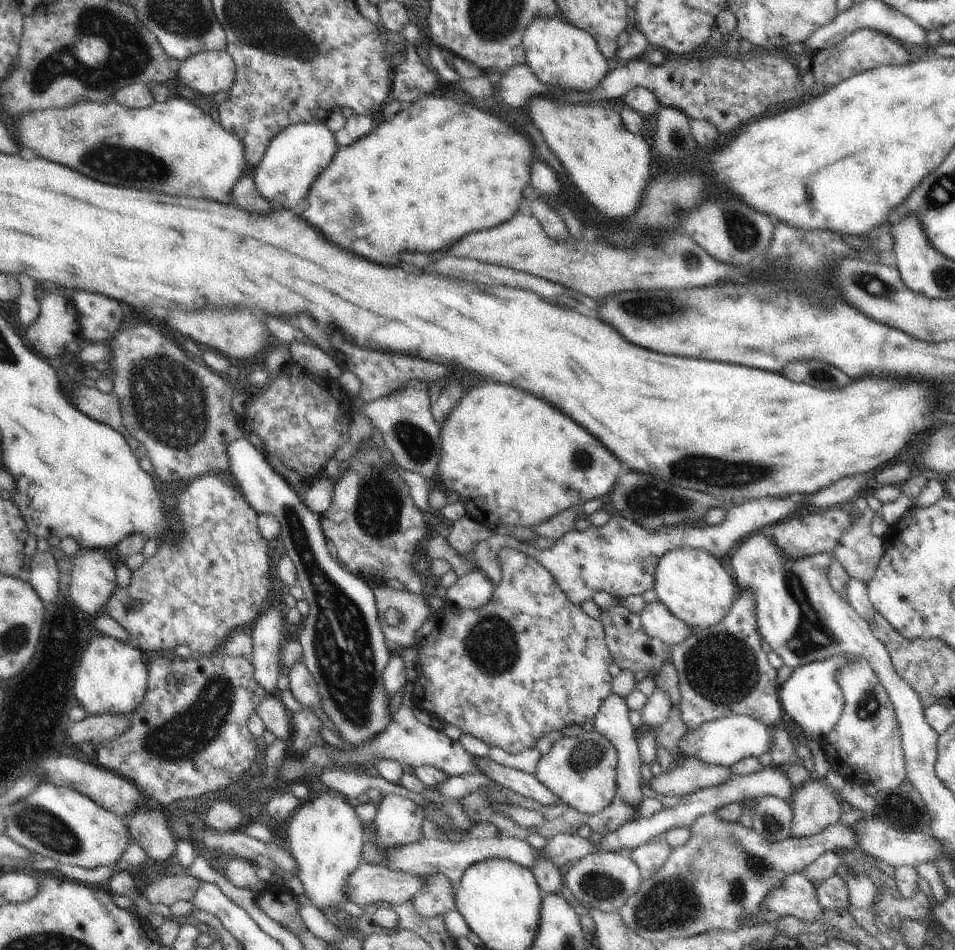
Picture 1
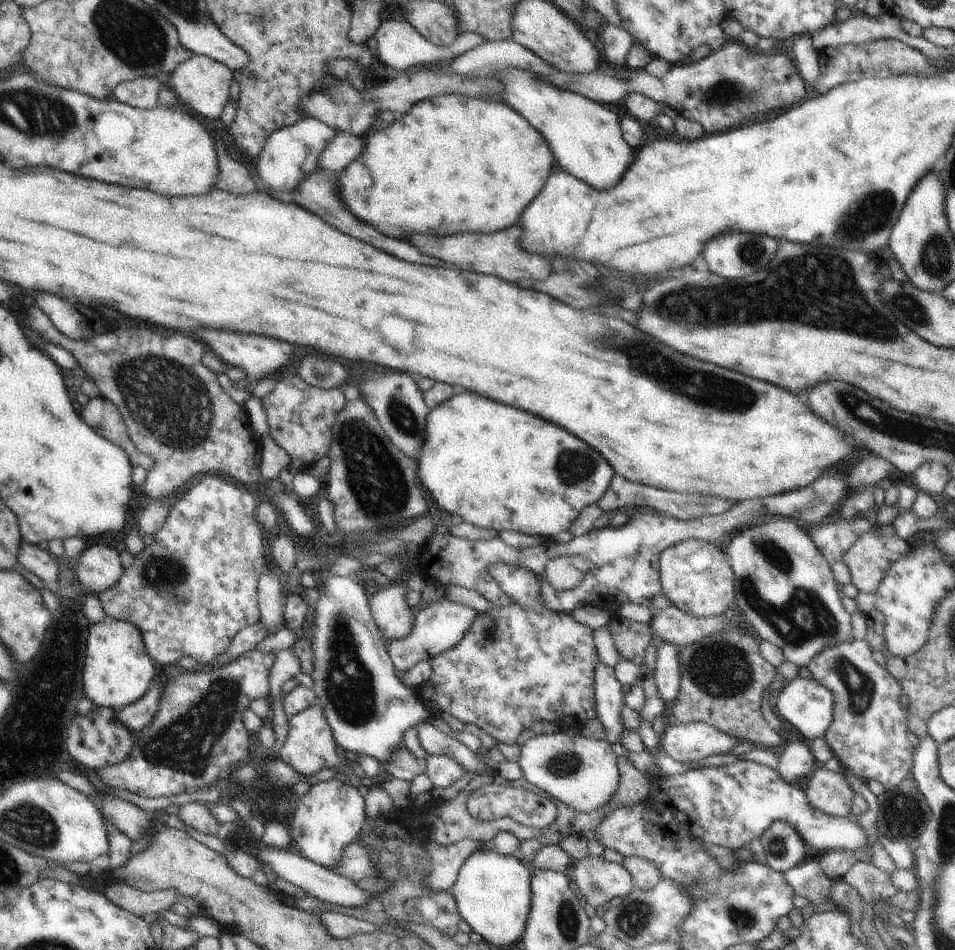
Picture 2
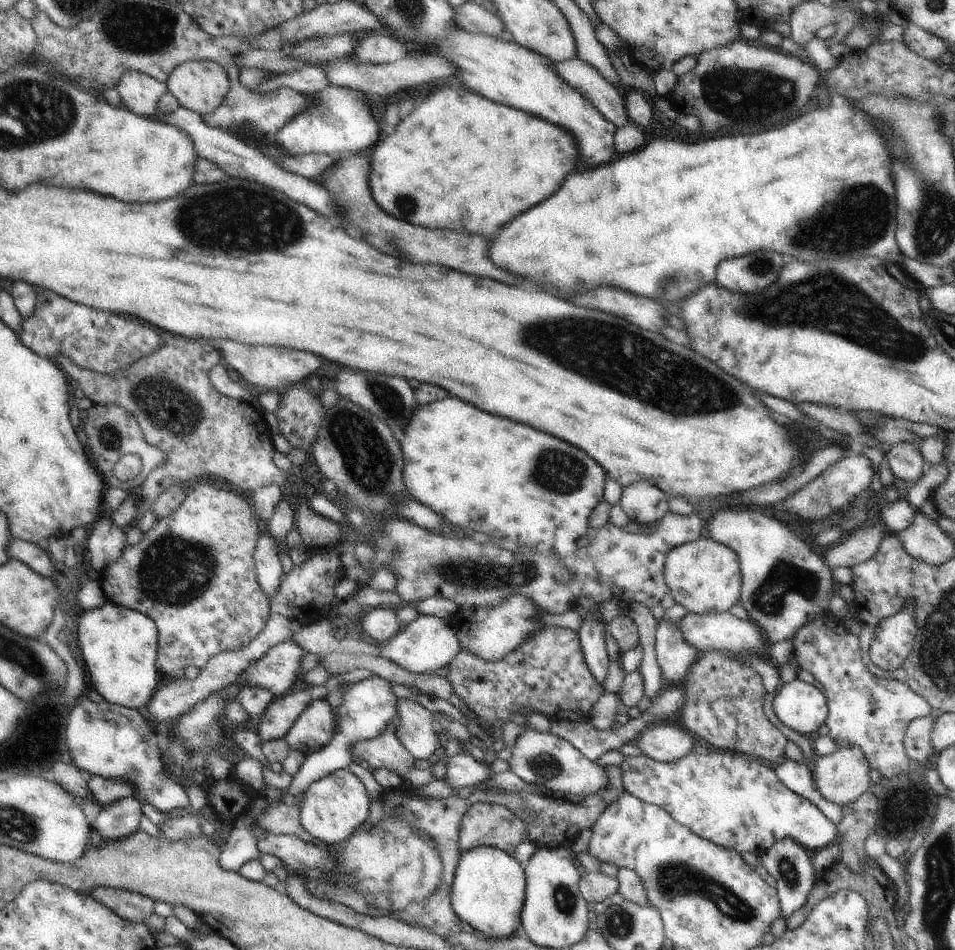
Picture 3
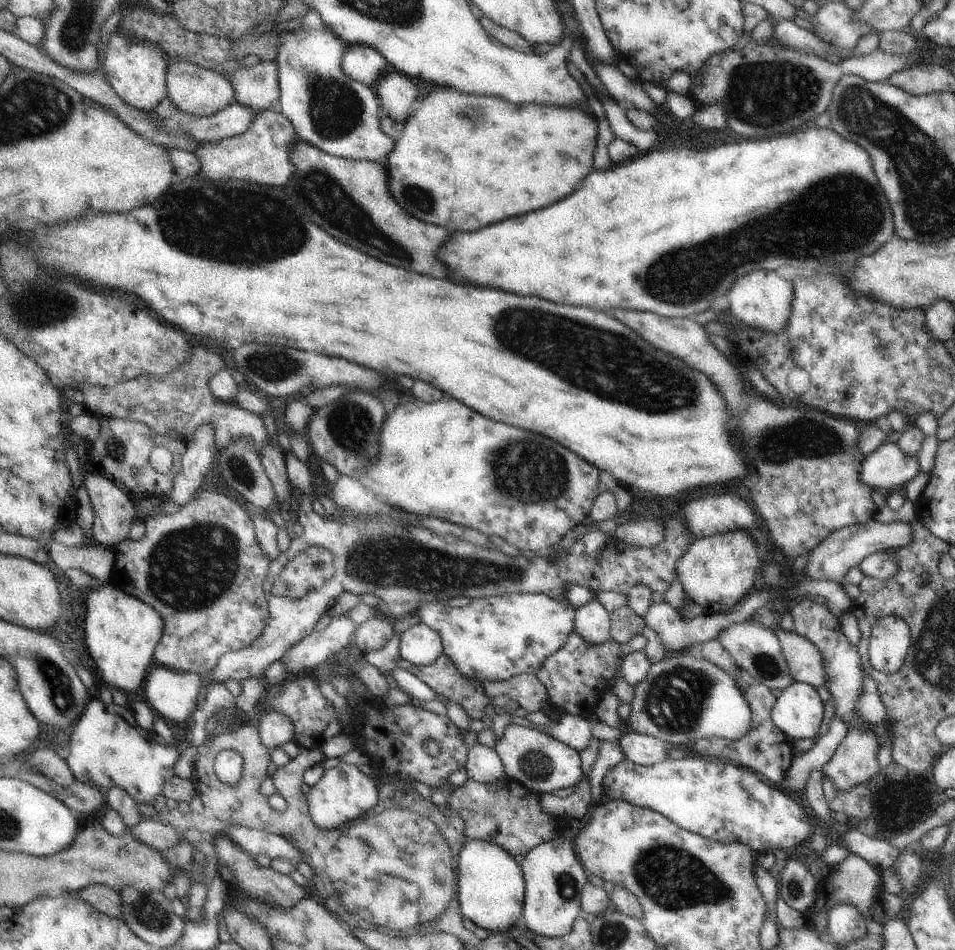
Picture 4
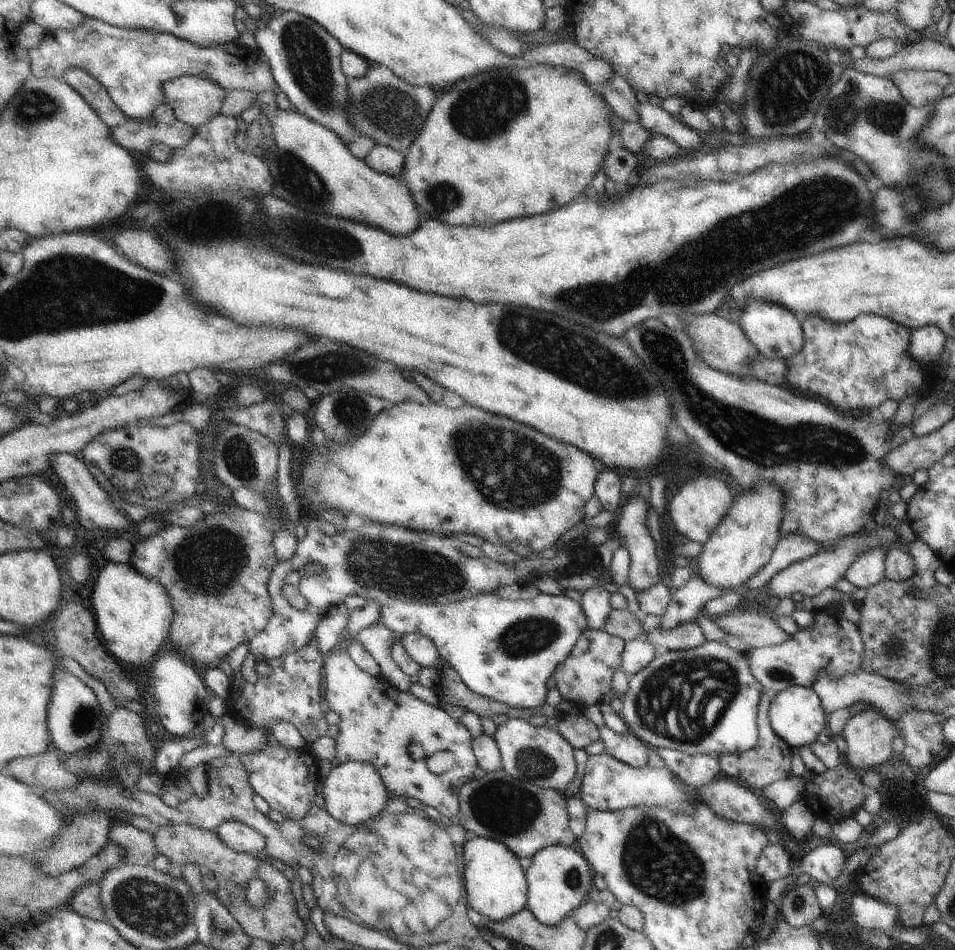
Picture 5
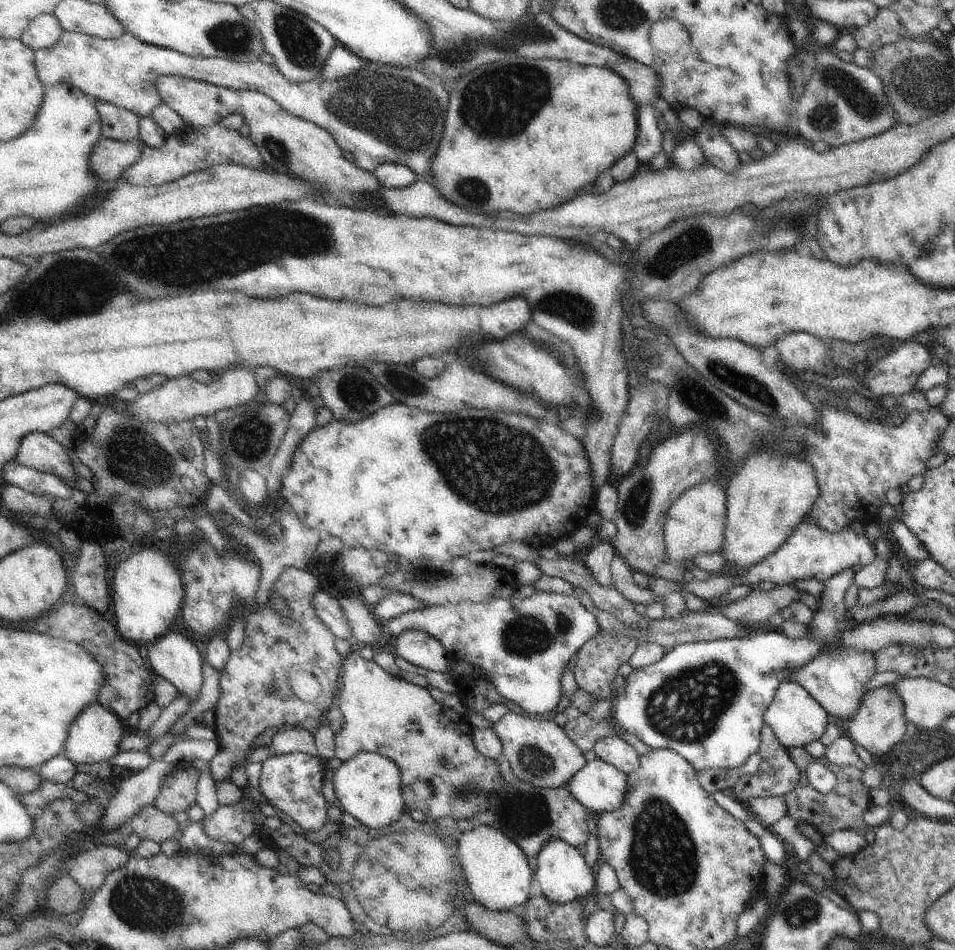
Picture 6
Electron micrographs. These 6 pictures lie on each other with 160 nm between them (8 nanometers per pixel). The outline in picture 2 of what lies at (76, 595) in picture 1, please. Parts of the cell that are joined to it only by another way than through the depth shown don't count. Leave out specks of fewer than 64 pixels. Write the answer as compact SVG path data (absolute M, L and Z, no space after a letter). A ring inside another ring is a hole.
M99 541L91 542L90 546L79 556L76 572L85 593L96 591L100 594L118 582L118 579L122 576L123 569L120 553L110 545L107 545L106 542Z

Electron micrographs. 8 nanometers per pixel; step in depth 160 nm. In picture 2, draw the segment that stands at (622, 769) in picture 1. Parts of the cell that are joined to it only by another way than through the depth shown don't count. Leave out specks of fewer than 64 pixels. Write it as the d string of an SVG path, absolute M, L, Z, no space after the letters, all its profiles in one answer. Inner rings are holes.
M598 661L595 666L594 686L597 718L606 728L605 740L621 750L619 734L626 728L620 720L620 713L625 705L625 698L623 684L618 682L615 668Z

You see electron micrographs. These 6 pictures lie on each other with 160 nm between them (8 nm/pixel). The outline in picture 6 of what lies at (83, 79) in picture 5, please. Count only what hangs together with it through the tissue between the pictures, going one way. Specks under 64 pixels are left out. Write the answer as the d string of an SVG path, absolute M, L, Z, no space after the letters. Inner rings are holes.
M97 100L101 114L101 136L121 143L129 143L139 138L139 114L106 101Z

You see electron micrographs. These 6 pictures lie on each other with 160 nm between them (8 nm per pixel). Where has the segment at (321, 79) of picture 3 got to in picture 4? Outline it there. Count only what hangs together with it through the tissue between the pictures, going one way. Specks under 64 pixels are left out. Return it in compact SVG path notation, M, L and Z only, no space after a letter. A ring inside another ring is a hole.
M349 45L343 55L342 70L354 80L370 86L389 65L387 60L368 45Z

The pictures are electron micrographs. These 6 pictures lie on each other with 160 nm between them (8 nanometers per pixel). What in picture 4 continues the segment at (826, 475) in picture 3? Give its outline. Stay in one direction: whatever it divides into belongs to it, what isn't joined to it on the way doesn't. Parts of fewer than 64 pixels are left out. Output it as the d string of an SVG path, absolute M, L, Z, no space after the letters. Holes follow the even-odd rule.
M886 442L862 461L861 479L875 489L895 489L906 486L918 472L917 454L906 454L897 442Z

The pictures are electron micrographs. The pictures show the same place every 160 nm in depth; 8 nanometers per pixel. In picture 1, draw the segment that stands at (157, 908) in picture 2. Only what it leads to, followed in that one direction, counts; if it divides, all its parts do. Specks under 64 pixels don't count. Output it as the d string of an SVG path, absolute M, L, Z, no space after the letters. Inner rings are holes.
M184 873L176 877L164 875L156 877L139 893L147 903L171 907L178 901L190 901L201 882L196 877Z

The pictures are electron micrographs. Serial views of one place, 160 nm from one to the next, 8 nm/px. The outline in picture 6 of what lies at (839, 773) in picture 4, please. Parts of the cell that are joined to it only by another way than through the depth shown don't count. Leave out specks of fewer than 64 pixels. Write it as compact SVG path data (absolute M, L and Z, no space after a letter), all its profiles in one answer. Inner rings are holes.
M884 685L864 696L857 715L844 725L844 732L848 731L856 744L864 746L874 758L880 759L898 742L906 739L906 722L903 698L895 693L894 687Z

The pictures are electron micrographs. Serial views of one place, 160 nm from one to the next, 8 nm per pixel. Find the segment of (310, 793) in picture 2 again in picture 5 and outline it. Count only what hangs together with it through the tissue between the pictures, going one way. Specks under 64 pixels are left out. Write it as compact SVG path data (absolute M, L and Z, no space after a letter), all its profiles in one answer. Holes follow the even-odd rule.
M350 761L340 763L331 769L327 777L323 778L324 791L320 801L323 808L341 823L363 826L380 816L385 810L391 795L381 772L368 761Z

